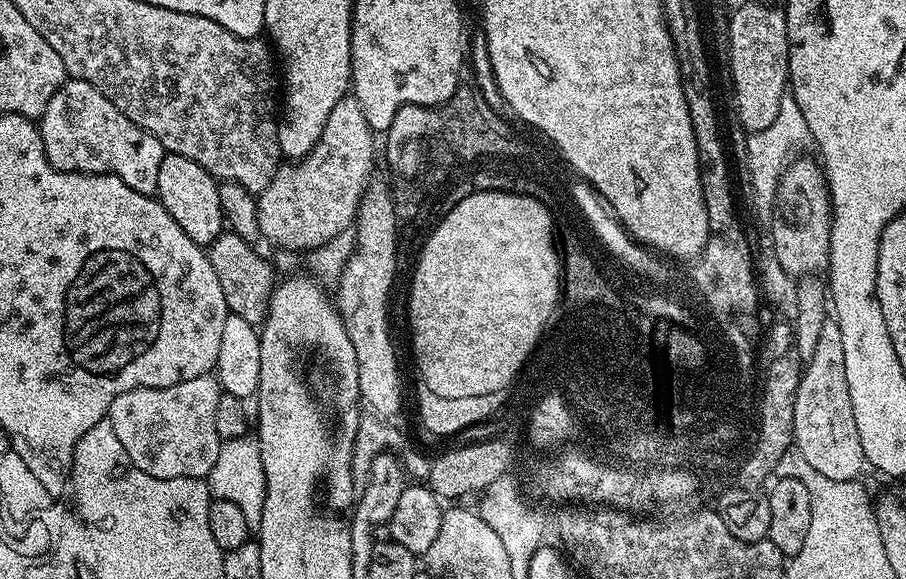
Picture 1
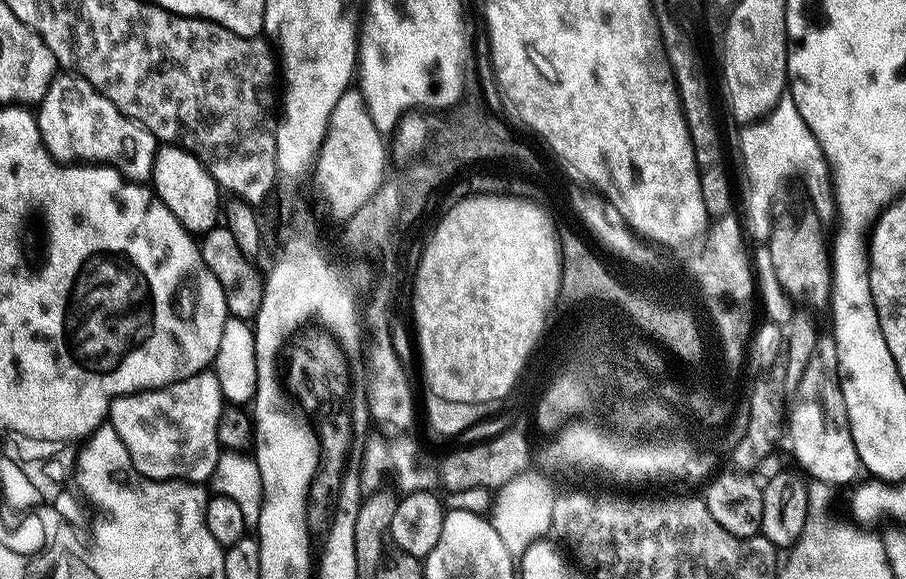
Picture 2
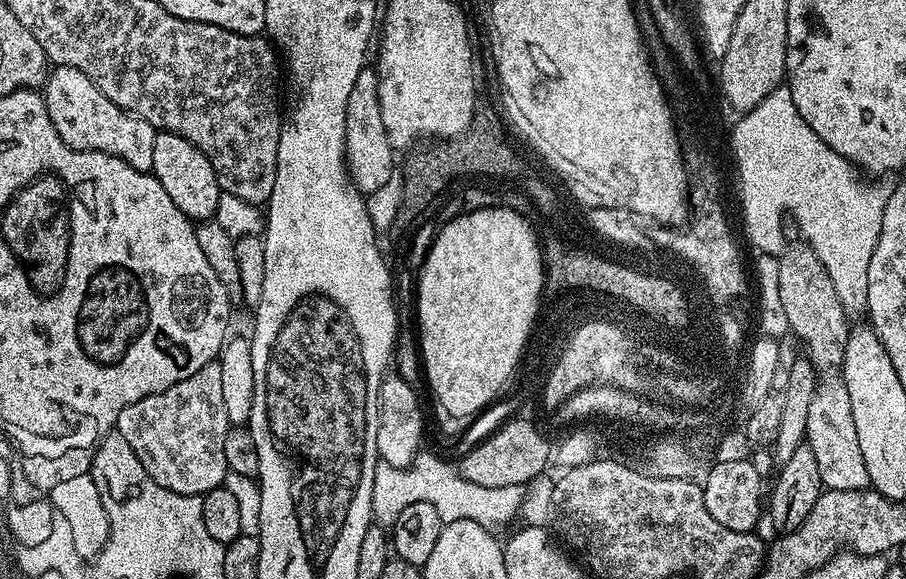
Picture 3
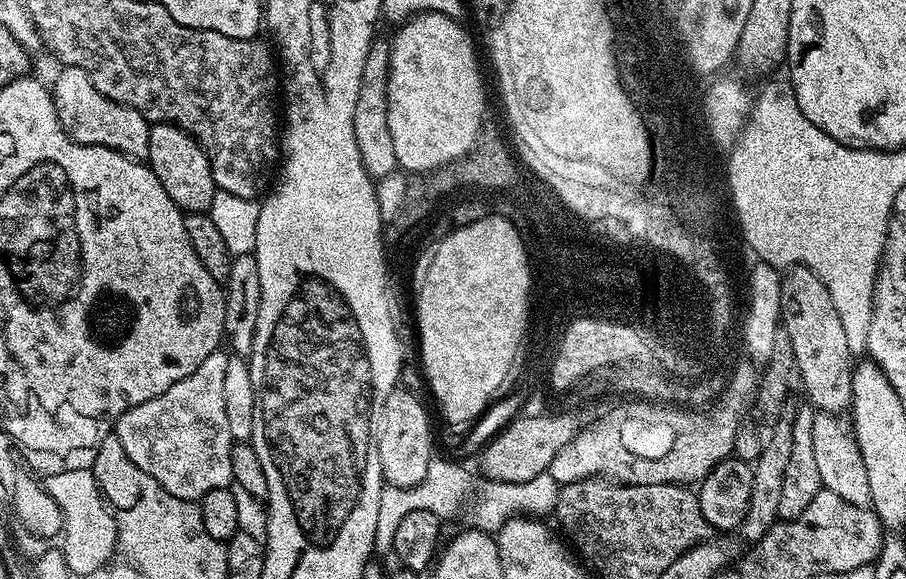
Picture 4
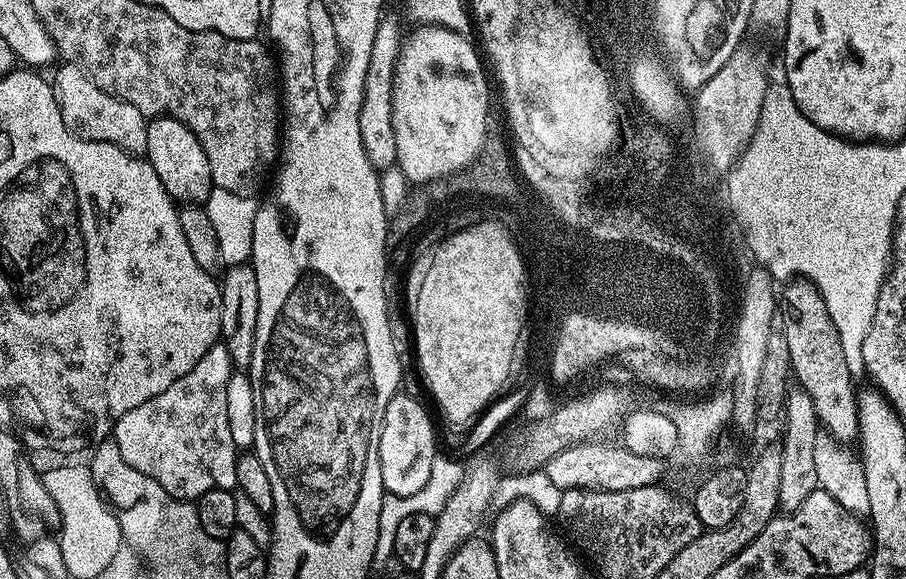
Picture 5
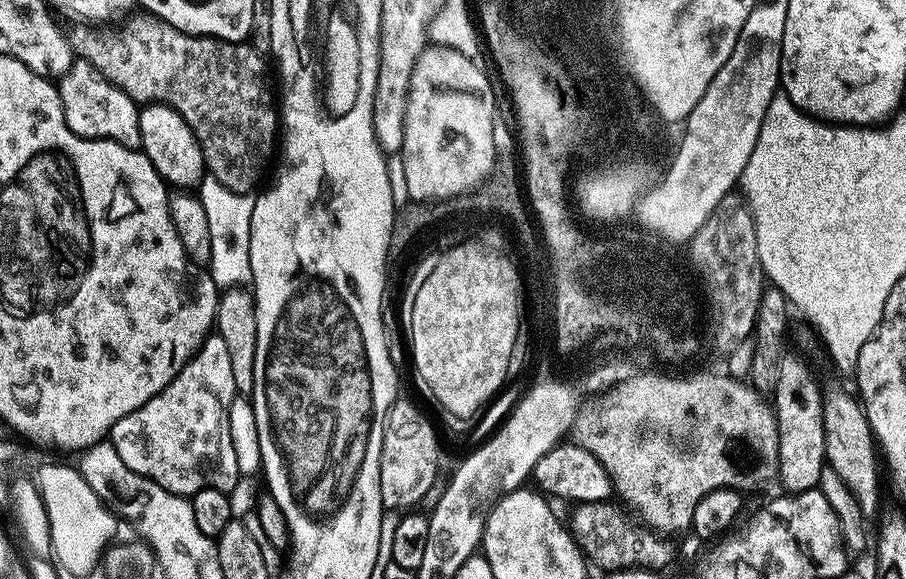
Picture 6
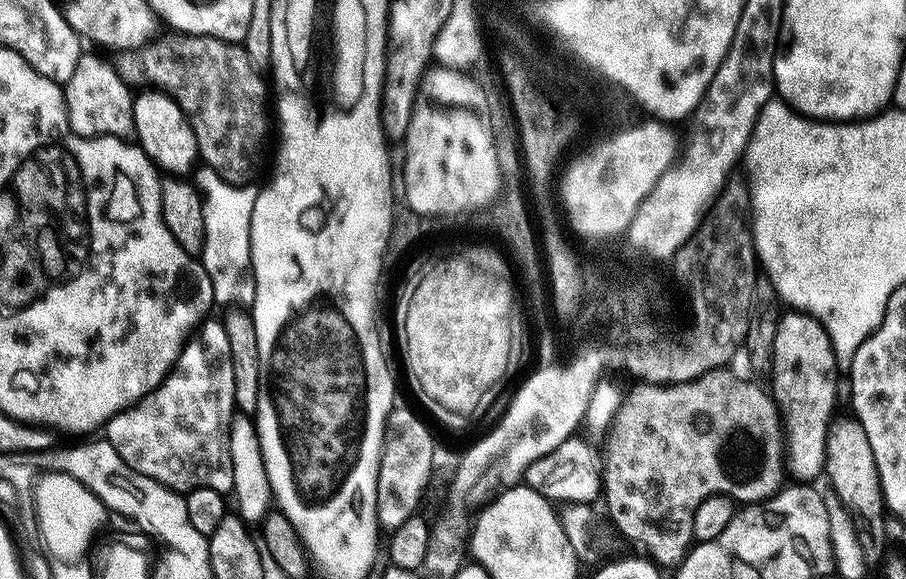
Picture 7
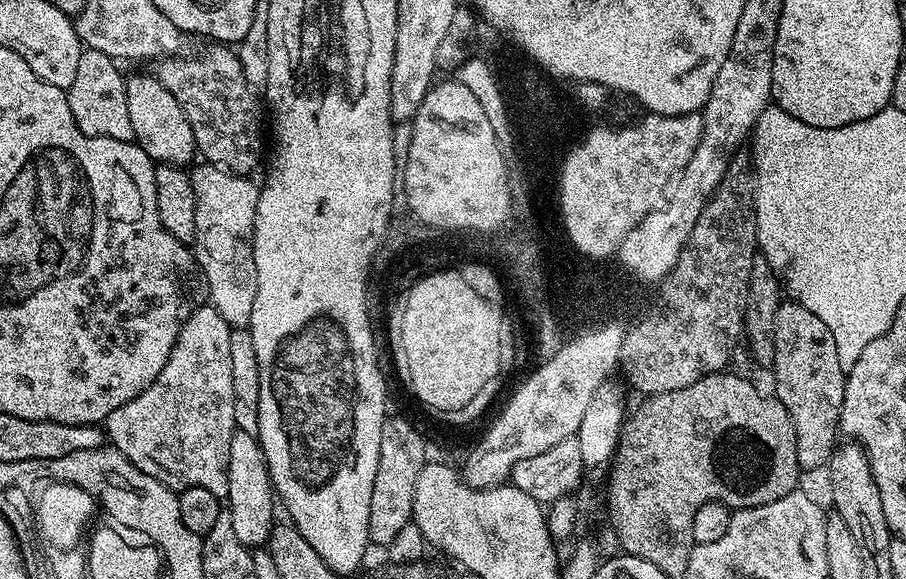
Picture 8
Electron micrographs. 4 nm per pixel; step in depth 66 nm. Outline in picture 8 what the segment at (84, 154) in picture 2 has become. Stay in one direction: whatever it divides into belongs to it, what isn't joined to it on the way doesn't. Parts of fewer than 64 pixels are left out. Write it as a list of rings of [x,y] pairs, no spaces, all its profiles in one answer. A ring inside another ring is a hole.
[[[85,47],[78,58],[78,74],[74,74],[74,82],[66,90],[68,105],[70,114],[74,114],[74,122],[86,136],[131,141],[134,126],[130,126],[126,76],[116,68],[119,68],[117,61],[112,57]]]

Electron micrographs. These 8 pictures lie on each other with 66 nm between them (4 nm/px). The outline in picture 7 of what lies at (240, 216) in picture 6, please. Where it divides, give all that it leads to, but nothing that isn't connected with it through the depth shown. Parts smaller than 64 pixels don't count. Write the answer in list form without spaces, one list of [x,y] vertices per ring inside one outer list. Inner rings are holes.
[[[207,166],[195,169],[194,183],[204,199],[206,238],[202,263],[206,274],[212,279],[212,299],[217,305],[228,306],[233,302],[241,302],[251,306],[256,301],[256,279],[252,273],[250,214],[254,214],[257,189],[226,182]]]

